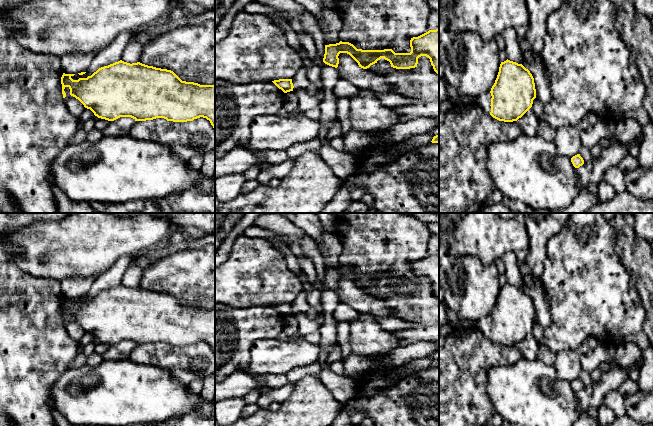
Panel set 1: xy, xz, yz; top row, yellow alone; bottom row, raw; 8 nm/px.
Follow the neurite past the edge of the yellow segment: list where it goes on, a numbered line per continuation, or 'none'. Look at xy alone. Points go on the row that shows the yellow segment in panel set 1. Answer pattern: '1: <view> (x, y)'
none

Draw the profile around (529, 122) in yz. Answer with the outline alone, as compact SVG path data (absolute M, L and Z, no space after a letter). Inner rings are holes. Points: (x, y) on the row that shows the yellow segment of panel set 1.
M531 108L516 122L521 127L522 133L527 136L537 135L540 119L534 114Z

